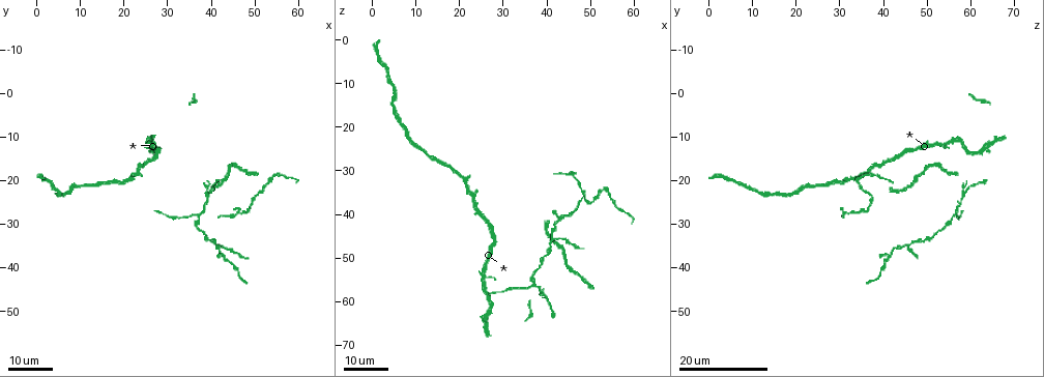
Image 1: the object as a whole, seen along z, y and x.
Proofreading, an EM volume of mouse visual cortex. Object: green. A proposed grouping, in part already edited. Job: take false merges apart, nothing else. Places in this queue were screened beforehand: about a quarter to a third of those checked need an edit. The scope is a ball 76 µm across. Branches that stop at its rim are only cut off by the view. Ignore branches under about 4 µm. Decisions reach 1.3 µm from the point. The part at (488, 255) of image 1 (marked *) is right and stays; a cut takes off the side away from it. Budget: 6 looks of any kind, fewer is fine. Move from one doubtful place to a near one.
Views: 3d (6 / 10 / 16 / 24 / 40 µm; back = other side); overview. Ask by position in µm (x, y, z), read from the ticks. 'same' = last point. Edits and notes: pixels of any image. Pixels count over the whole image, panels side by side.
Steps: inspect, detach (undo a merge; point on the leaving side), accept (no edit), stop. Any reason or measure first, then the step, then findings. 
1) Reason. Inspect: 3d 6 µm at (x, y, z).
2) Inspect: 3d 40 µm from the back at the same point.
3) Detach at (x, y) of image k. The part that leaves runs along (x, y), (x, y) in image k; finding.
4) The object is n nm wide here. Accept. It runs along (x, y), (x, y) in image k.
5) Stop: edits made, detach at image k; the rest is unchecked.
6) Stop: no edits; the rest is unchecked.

Sudden change in width. Inspect: 3d 24 µm at (46.0, 27.5, 31.5).

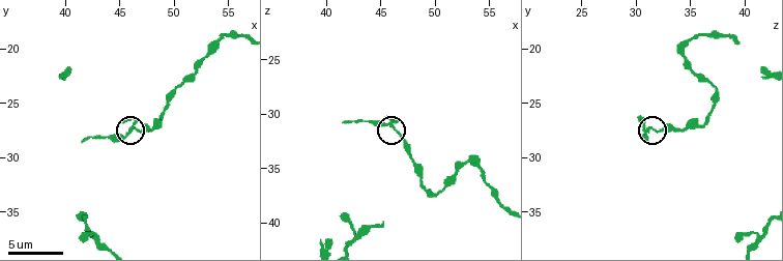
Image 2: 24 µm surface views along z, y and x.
Inspect: 3d 6 µm at (46.0, 27.6, 31.0).

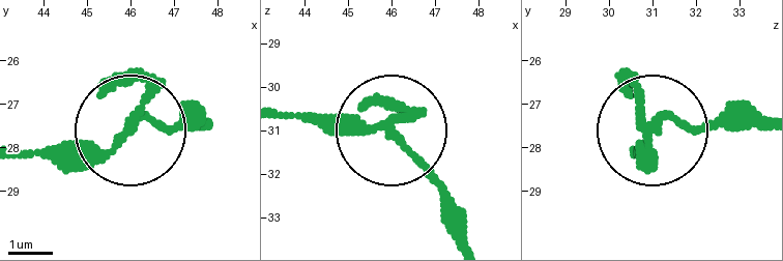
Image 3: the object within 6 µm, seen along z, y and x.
3 arms meet here. Accept. All the same neuron.

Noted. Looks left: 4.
Inspect: 3d 24 µm at (40.5, 22.0, 43.5).

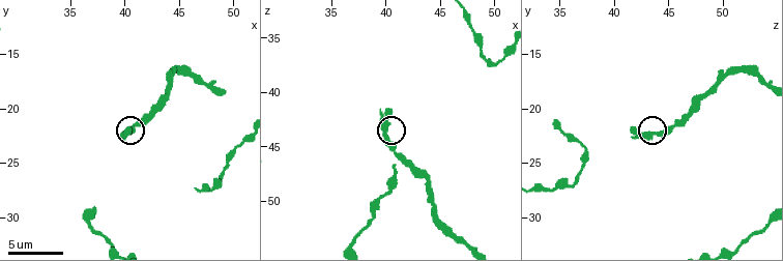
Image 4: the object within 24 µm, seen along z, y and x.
Inspect: 3d 6 µm at (40.0, 22.4, 43.2).

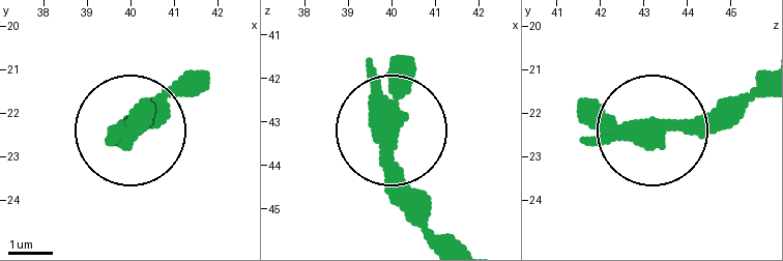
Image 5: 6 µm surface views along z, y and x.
Other side. Inspect: 3d 6 µm from the back at (39.95, 22.30, 43.25).

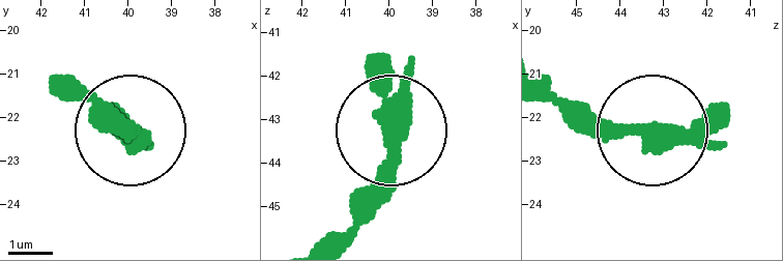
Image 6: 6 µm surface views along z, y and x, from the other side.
The object is 420 nm wide here. Accept. Continuous, no second neuron.

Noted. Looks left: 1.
Stop: no edits; the rest is unchecked.

